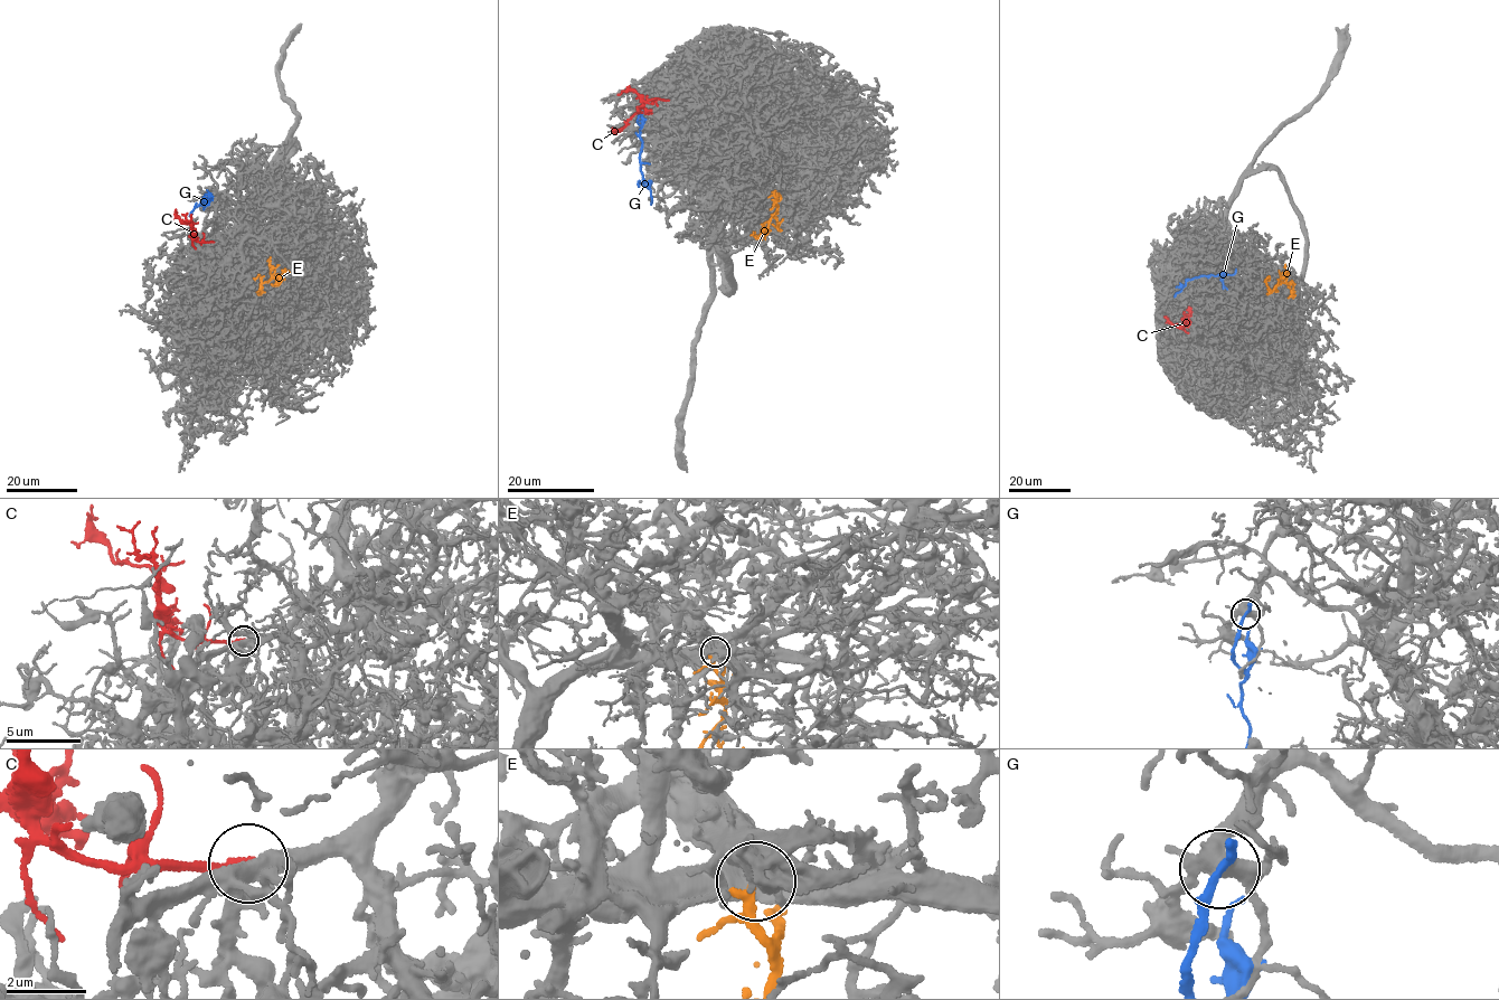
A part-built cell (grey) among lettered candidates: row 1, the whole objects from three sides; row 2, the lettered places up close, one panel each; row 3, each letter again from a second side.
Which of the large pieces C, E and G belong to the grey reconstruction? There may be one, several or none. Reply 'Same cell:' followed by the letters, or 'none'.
Same cell: C, E

